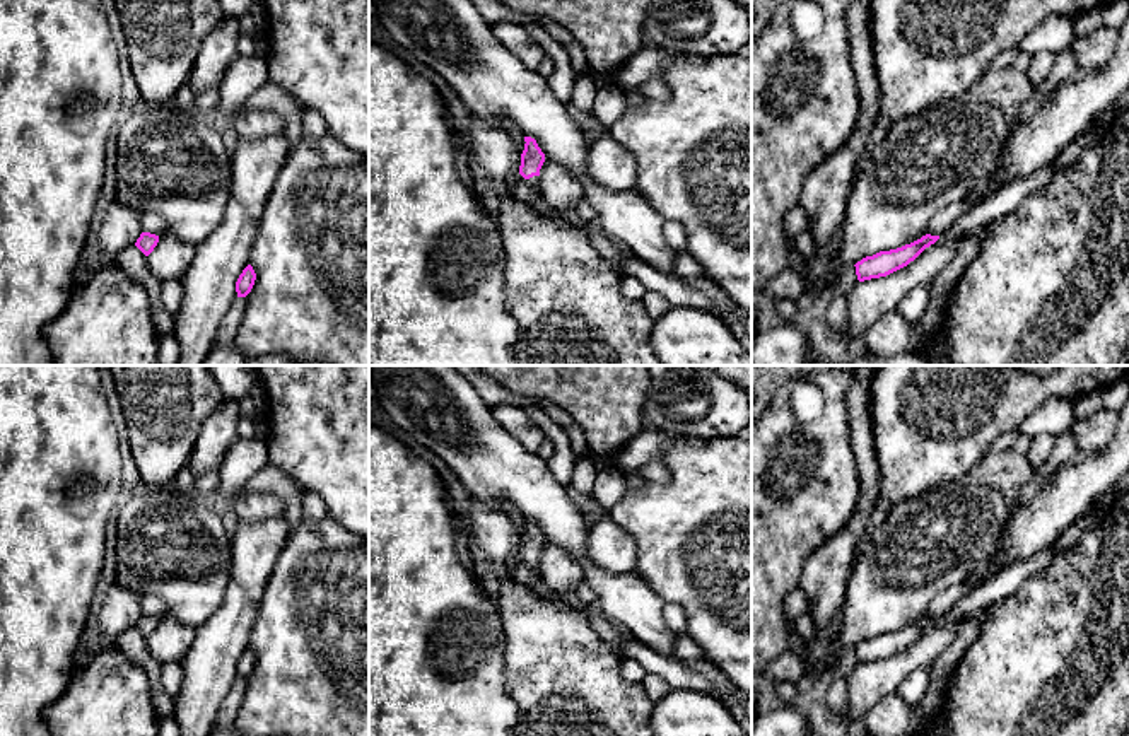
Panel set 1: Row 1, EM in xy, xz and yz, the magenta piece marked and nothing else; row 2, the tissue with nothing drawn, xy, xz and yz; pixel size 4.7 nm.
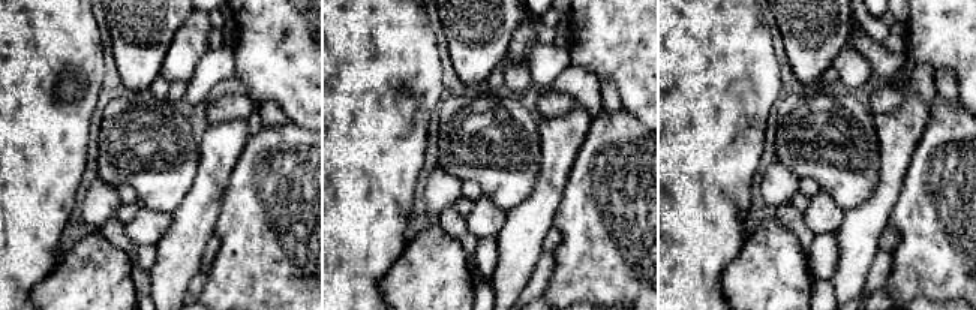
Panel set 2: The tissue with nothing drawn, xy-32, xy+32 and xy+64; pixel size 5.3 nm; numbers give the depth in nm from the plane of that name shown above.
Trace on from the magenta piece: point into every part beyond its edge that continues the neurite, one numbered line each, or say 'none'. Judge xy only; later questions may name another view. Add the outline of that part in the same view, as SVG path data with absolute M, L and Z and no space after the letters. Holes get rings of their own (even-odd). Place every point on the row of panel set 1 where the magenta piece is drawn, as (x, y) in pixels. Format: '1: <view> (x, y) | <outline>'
none

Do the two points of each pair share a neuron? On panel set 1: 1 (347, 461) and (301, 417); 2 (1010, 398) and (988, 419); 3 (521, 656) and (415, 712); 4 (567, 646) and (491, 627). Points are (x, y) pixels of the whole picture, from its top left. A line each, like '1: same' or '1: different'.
1: same
2: same
3: different
4: different

